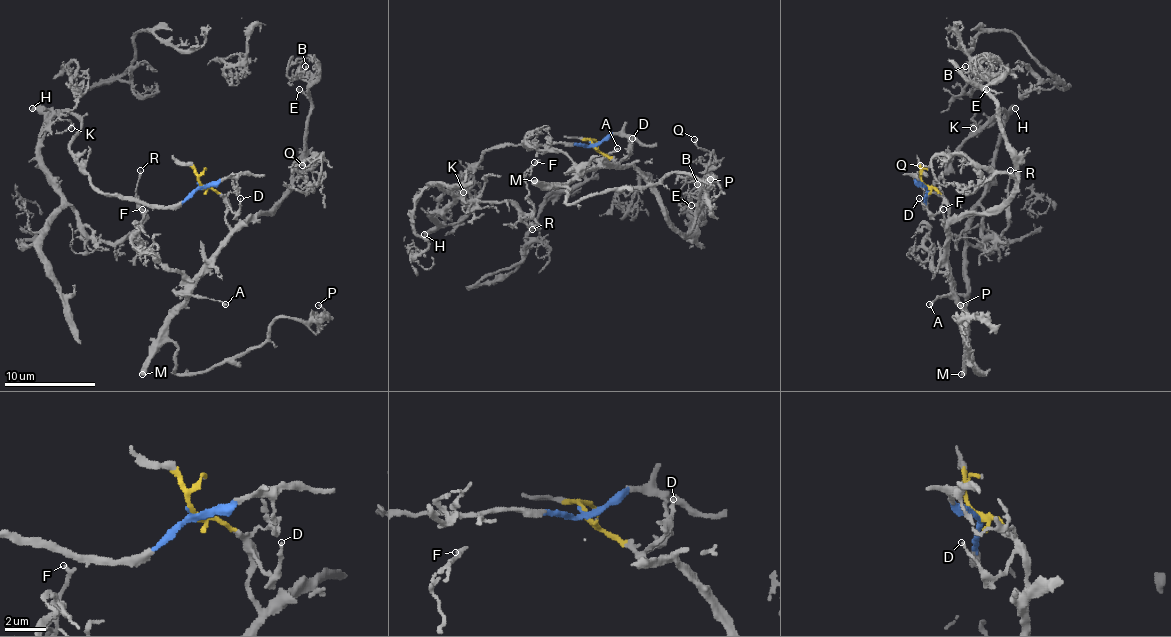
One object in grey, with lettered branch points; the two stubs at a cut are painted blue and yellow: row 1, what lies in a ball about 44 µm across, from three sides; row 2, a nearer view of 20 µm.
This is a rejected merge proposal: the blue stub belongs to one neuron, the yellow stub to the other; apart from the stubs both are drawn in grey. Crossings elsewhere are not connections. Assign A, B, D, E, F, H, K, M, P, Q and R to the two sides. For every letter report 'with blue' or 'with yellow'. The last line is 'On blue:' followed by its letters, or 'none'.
A: with yellow
B: with yellow
D: with yellow
E: with yellow
F: with blue
H: with blue
K: with blue
M: with yellow
P: with yellow
Q: with yellow
R: with blue
On blue: F, H, K, R

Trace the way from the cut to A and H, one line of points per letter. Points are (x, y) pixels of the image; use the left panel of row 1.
A: (201, 185), (212, 188), (224, 199), (231, 238), (210, 261), (210, 268), (192, 293), (226, 304)
H: (201, 185), (171, 206), (148, 206), (103, 194), (71, 151), (80, 121), (71, 112), (38, 112), (32, 108)

